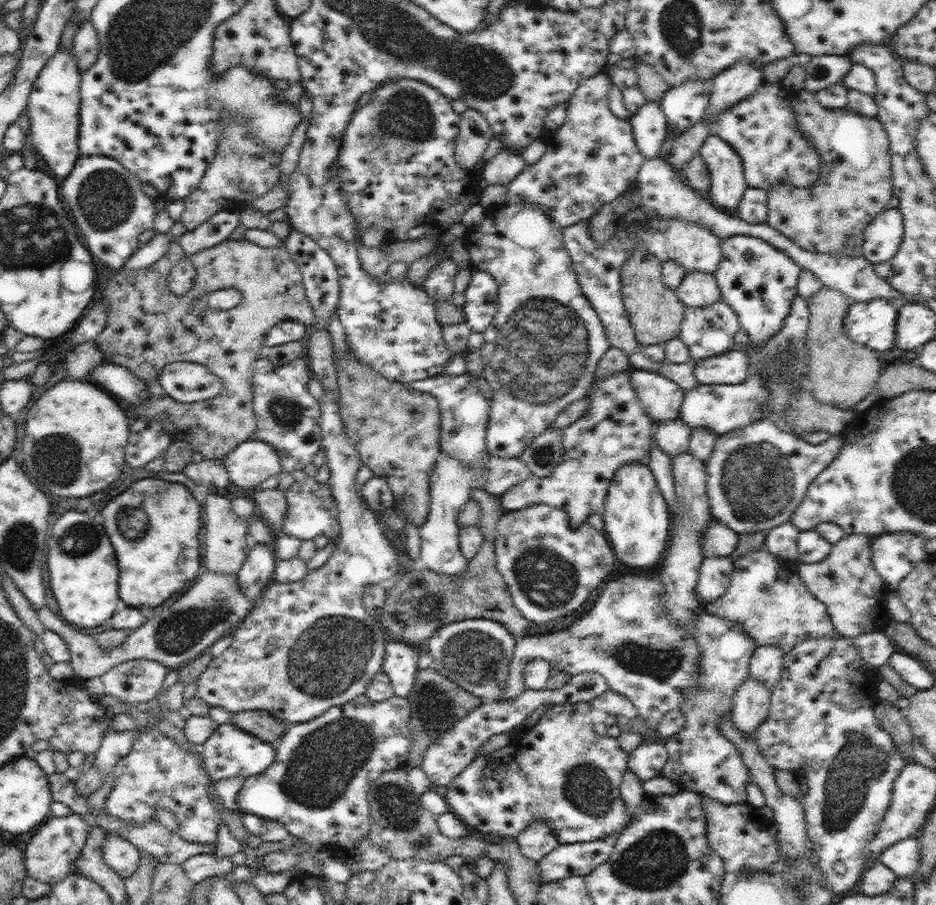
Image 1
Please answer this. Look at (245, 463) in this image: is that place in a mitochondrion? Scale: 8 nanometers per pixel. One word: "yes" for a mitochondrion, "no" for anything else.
no

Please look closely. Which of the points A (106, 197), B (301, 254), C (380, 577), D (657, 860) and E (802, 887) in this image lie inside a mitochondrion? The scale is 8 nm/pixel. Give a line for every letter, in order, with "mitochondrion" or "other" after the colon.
A: mitochondrion
B: other
C: other
D: mitochondrion
E: mitochondrion

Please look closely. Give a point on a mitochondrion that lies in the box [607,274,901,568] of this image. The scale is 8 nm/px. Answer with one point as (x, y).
(758, 480)

